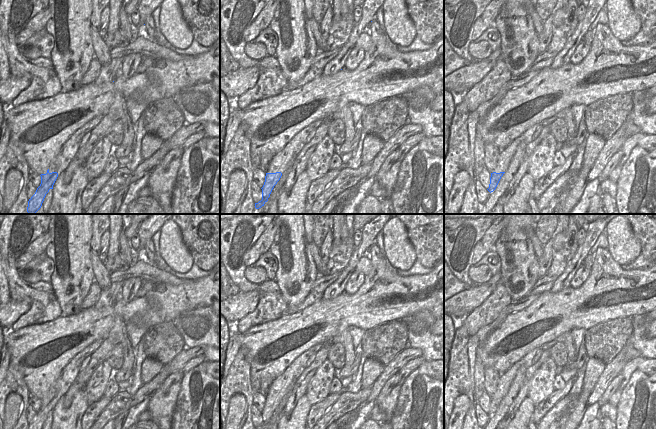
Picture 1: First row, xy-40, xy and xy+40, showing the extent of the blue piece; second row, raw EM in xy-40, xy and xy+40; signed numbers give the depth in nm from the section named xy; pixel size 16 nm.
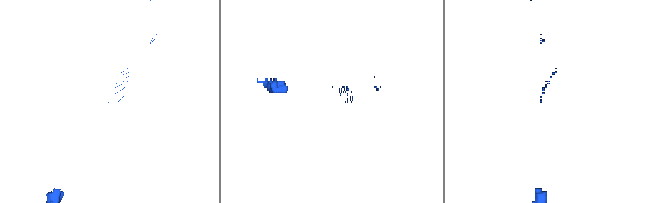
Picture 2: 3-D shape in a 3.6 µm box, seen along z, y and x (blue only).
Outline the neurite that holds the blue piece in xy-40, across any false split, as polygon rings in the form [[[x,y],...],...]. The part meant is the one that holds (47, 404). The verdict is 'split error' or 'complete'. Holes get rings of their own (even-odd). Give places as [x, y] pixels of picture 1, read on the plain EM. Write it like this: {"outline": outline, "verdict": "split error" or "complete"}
{"outline": [[[103,340],[95,341],[84,350],[78,353],[61,371],[54,387],[51,388],[46,398],[41,398],[41,408],[35,418],[29,423],[28,429],[42,429],[46,418],[53,409],[57,401],[68,391],[80,371],[83,360],[92,355],[102,344]]], "verdict": "split error"}

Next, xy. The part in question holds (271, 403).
{"outline": [[[317,344],[302,353],[273,381],[265,395],[265,406],[261,412],[262,424],[255,427],[255,429],[264,429],[268,425],[274,410],[280,404],[283,397],[292,391],[295,382],[306,368],[308,359],[322,347],[323,344]]], "verdict": "split error"}

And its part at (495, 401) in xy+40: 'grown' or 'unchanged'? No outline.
grown

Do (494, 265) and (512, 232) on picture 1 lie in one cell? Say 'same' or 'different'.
different

